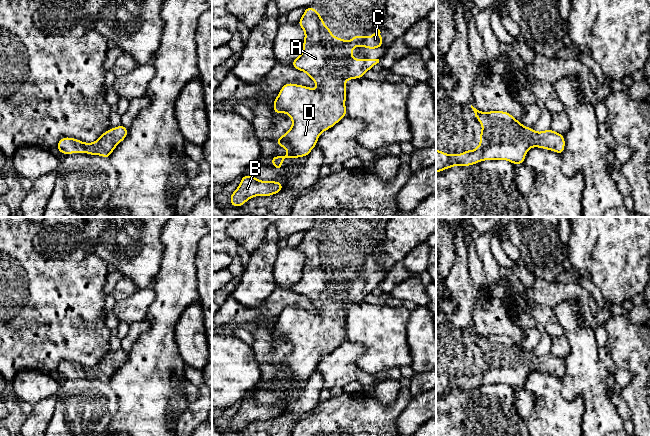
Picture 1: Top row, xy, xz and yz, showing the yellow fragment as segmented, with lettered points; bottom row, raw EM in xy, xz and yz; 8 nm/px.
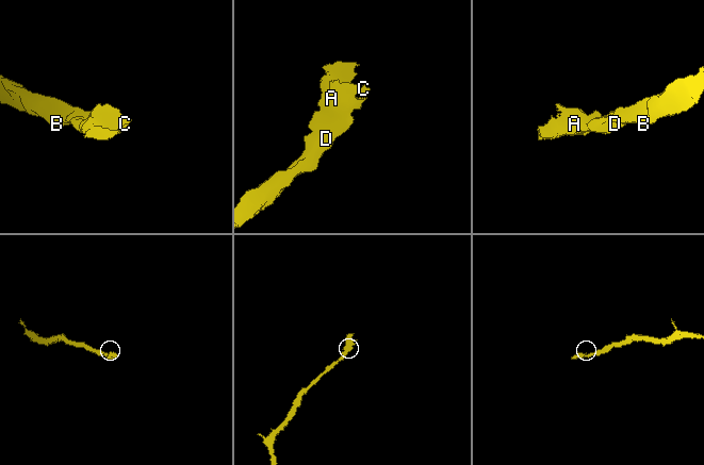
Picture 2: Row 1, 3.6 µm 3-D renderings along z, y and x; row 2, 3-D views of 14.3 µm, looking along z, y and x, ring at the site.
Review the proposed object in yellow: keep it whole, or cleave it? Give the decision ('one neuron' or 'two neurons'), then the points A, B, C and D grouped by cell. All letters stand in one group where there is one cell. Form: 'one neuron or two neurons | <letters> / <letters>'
one neuron | A B C D

